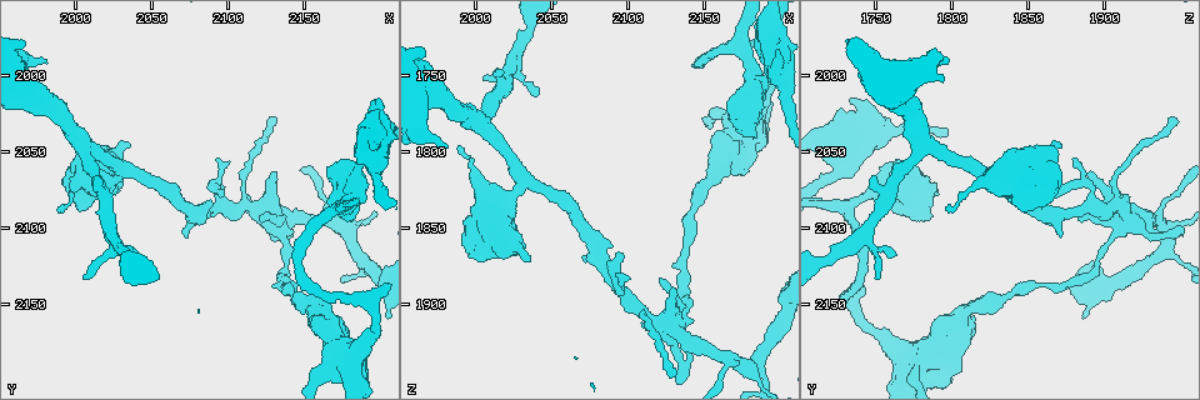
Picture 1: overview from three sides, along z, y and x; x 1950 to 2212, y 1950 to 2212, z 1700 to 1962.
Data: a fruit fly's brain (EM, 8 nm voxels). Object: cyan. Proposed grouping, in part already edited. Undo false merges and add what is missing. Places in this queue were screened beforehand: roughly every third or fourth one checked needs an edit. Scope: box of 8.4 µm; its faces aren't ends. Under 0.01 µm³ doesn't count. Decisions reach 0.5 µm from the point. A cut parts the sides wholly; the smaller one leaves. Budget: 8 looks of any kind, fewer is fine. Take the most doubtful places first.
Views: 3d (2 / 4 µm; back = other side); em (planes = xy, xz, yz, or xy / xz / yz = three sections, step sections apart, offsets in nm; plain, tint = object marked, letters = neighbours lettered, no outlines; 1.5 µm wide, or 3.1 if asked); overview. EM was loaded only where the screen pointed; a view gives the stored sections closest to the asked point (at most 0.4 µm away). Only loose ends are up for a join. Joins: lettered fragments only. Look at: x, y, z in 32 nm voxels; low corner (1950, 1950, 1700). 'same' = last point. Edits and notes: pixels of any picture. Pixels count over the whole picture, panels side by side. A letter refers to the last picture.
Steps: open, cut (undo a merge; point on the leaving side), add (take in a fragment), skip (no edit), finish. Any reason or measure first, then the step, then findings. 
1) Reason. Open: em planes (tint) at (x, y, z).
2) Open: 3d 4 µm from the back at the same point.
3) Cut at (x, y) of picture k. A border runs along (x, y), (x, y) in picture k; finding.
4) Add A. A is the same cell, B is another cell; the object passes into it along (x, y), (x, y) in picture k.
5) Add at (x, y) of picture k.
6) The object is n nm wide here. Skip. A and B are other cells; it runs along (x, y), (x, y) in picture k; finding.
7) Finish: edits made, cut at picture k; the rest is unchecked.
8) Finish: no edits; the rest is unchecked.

Tapers out. Open: 3d 4 µm at (2040, 2118, 1764).

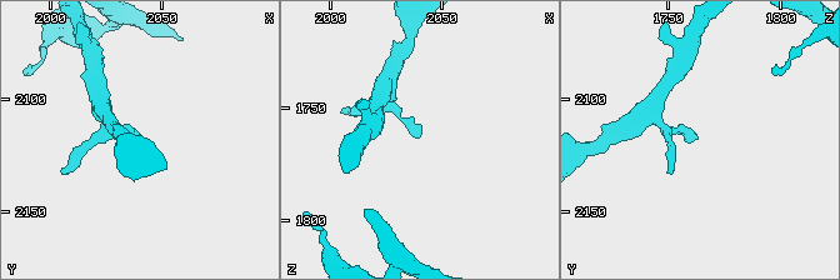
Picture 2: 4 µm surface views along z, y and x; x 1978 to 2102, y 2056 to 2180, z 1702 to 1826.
Now the EM. Open: em planes (letters) at (2040, 2118, 1764).

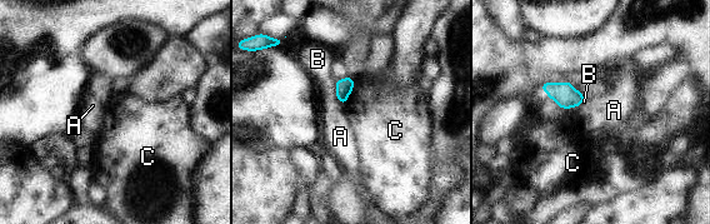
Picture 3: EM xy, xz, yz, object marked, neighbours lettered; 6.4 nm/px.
Skip. A, B and C are other cells; a border runs along (355, 79), (353, 90), (344, 105) in picture 3; no lettered fragment goes on from it.

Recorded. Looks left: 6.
An open end. Open: 3d 4 µm at (1988, 2088, 1796).

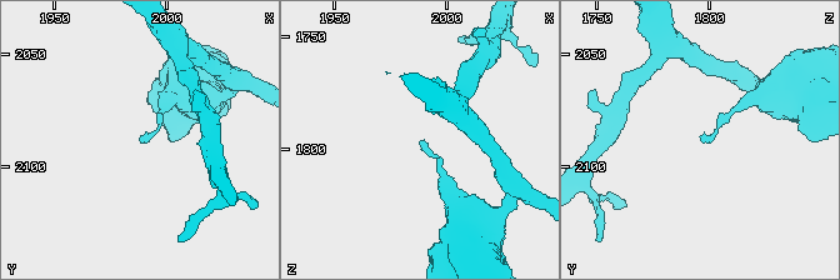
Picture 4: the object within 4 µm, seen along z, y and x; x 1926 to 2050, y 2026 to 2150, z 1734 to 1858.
Open: em planes (plain) at (1988, 2089, 1797).

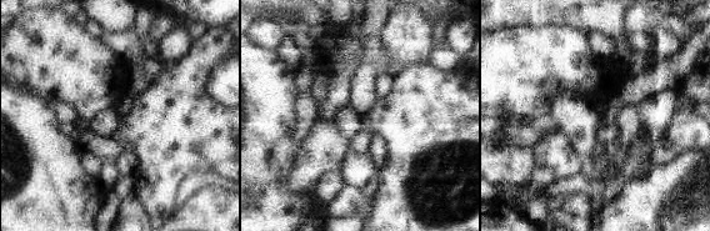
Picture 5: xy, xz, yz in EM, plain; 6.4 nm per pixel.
Open: em planes (letters) at the same point.

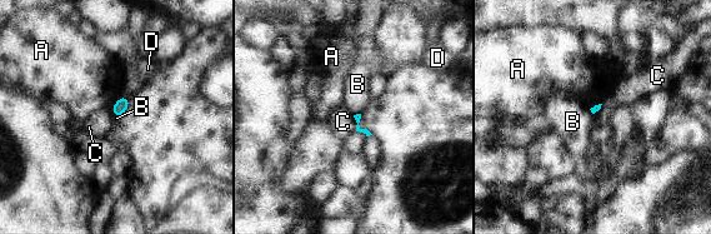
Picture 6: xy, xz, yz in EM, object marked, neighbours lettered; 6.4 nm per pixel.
Skip. A, B, C and D are other cells; a border runs along (360, 113), (354, 115) in picture 6; no lettered fragment goes on from it.

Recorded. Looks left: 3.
Free end. Open: 3d 2 µm at (2130, 2064, 1890).

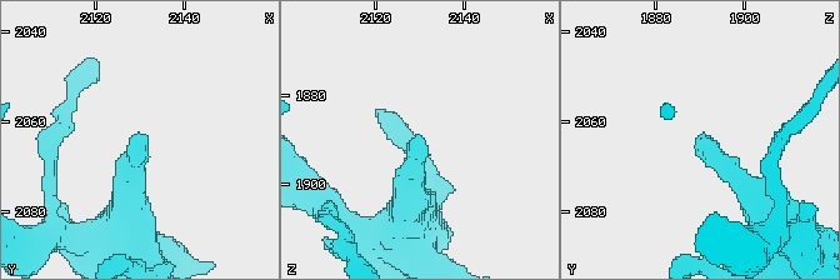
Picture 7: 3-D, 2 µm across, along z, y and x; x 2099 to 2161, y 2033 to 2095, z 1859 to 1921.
Shape alone is not enough. Open: em xz step 8 (tint) at (2130, 2063, 1890).

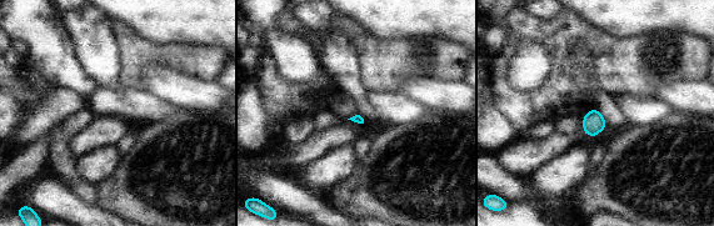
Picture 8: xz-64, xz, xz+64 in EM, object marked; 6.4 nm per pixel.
Another direction. Open: em planes (letters) at the same point.

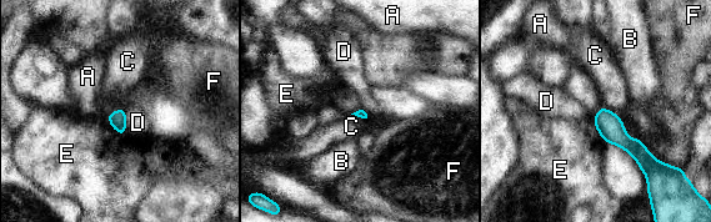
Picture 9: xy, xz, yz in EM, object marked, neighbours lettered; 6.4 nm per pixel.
Skip. A, B, C, D, E and F are other cells; it runs along (602, 111), (647, 167) in picture 9; none of them fits.

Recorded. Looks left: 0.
Finish: no edits; the rest is unchecked.

